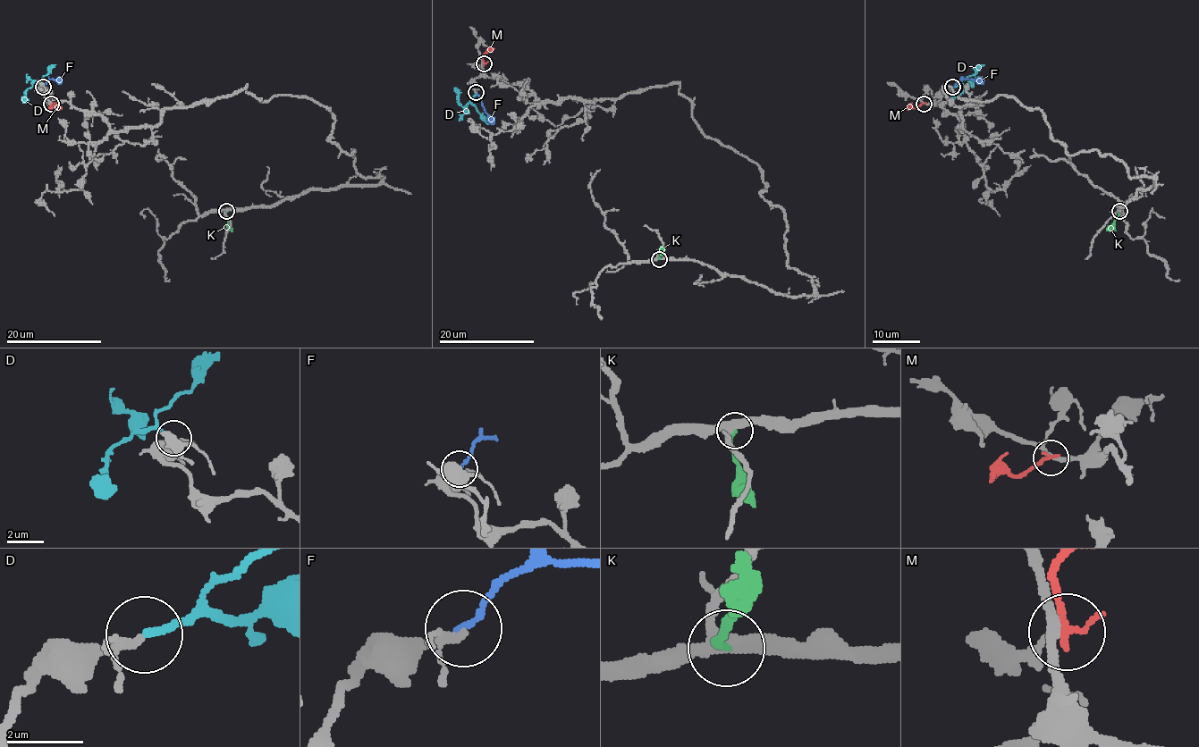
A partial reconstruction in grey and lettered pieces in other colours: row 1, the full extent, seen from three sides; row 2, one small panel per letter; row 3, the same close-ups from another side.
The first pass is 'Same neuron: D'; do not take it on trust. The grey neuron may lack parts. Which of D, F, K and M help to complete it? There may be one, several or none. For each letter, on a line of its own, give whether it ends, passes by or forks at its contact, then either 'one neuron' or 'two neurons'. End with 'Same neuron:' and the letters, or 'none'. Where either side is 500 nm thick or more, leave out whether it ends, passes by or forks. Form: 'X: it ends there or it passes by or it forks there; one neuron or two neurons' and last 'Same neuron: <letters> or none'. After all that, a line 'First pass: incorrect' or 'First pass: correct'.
D: it ends there; one neuron
F: it ends there; two neurons
K: it ends there; two neurons
M: it ends there; two neurons
Same neuron: D
First pass: correct

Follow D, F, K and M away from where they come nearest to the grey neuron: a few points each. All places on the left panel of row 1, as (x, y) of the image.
D: (43, 87), (37, 81), (55, 64)
F: (43, 87), (48, 79), (62, 78)
K: (226, 212), (227, 226), (232, 231)
M: (51, 104), (51, 108), (62, 108)

